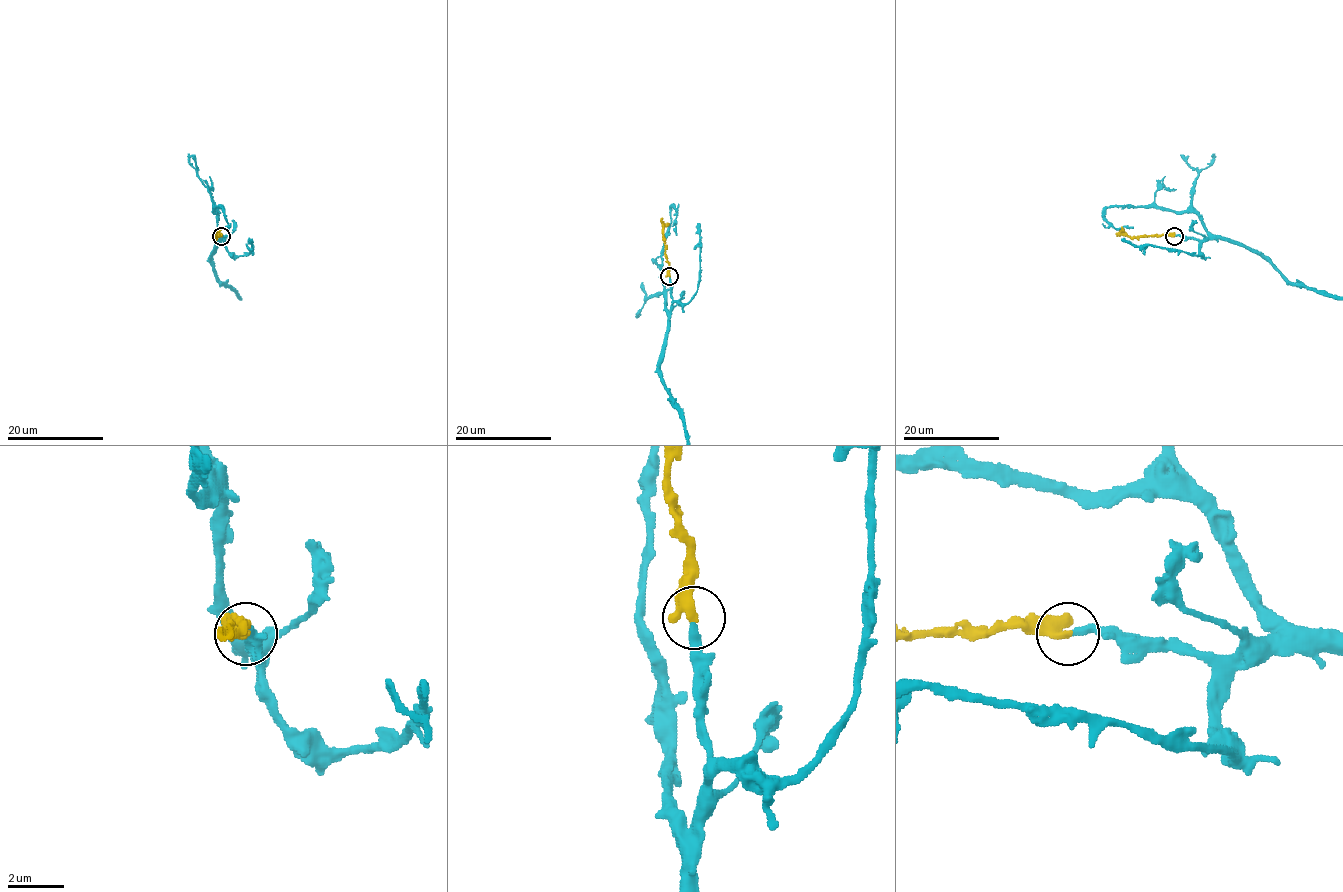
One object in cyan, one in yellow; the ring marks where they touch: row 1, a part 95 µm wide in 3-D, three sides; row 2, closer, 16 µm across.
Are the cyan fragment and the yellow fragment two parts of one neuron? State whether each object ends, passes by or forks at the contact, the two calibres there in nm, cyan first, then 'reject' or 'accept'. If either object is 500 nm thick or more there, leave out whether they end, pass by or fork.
cyan ends there; yellow ends there; 280 nm thick on the cyan side, 400 nm on the other; accept

